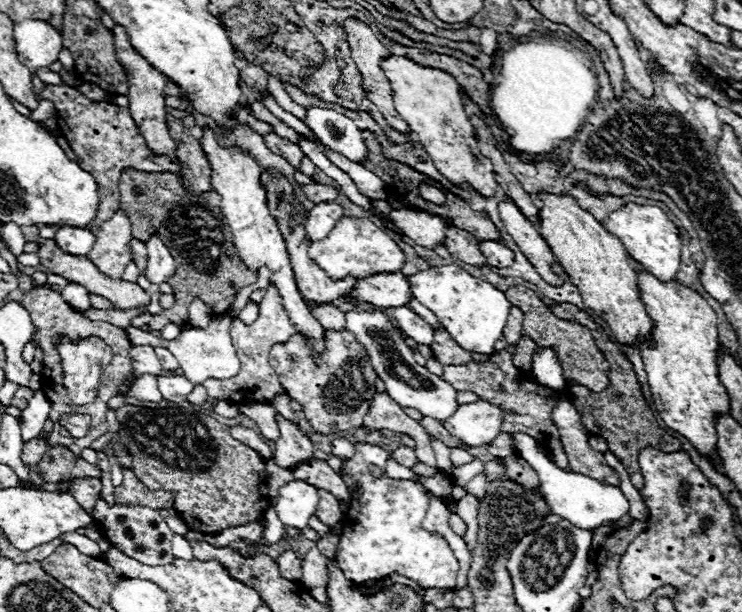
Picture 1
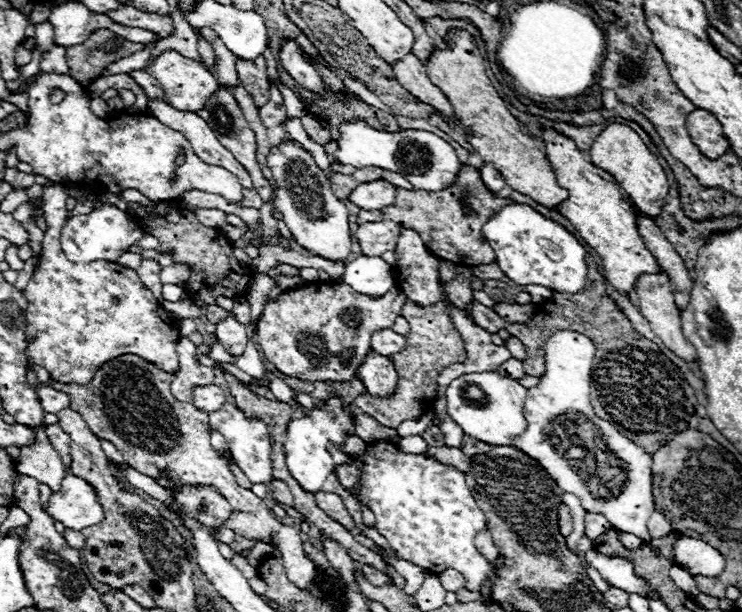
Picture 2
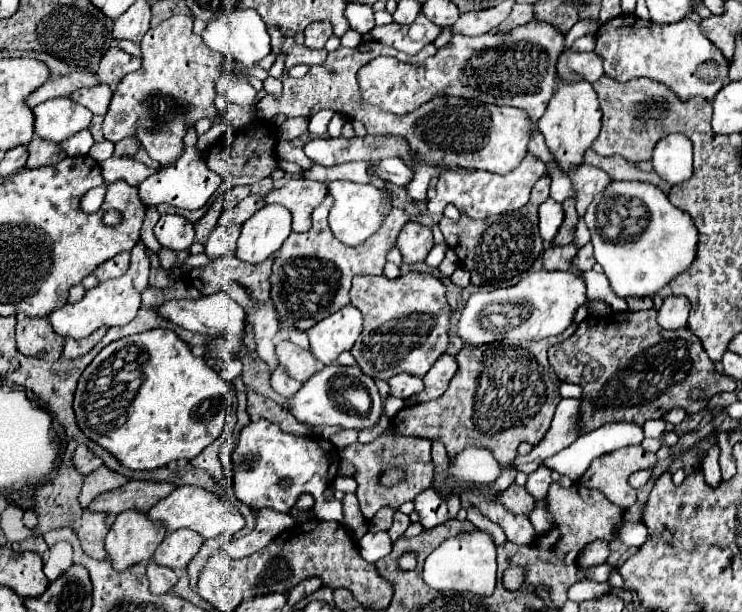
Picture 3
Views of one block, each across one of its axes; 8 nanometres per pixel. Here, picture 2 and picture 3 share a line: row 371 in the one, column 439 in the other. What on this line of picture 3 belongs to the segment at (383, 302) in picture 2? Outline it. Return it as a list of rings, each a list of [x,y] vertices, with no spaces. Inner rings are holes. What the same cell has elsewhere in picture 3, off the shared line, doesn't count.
[[[410,272],[394,280],[360,274],[352,280],[350,298],[364,314],[364,330],[350,352],[362,372],[374,380],[390,380],[402,372],[422,378],[448,350],[452,310],[446,300],[446,286],[434,274]]]

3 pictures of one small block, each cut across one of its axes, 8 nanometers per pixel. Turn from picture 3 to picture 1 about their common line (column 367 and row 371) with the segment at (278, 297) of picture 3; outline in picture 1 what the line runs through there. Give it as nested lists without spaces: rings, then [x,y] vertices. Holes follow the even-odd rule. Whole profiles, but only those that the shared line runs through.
[[[270,284],[266,288],[266,296],[260,302],[260,316],[252,326],[246,324],[238,324],[238,318],[234,318],[232,326],[230,326],[230,336],[232,336],[232,344],[240,356],[240,372],[230,378],[230,380],[206,380],[202,386],[208,392],[208,400],[202,404],[204,410],[212,410],[212,406],[218,400],[226,400],[230,404],[248,404],[248,402],[260,402],[260,404],[272,404],[272,400],[278,394],[286,394],[286,390],[280,384],[278,374],[272,370],[272,366],[268,364],[268,354],[270,348],[274,344],[282,344],[286,340],[290,340],[290,336],[294,336],[294,326],[290,324],[282,304],[280,304],[280,296],[274,284]]]

